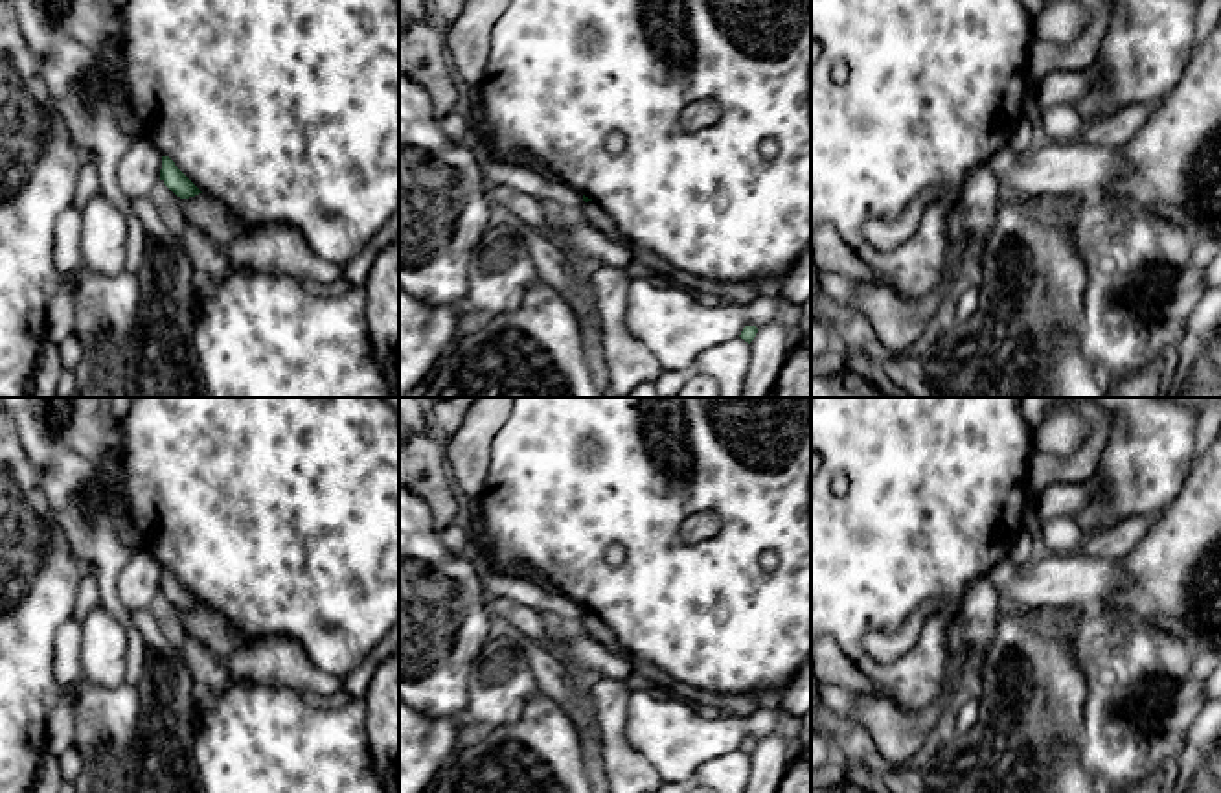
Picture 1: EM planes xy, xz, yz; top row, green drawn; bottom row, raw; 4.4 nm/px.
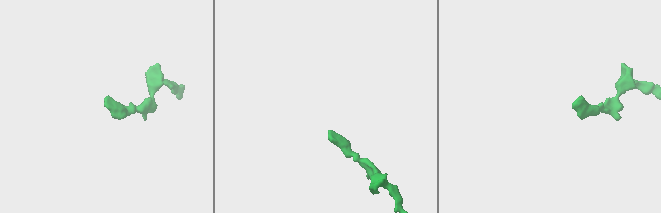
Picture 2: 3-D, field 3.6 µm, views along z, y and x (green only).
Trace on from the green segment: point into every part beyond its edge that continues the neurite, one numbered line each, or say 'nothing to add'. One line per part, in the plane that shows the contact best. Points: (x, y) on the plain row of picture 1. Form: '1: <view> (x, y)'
nothing to add

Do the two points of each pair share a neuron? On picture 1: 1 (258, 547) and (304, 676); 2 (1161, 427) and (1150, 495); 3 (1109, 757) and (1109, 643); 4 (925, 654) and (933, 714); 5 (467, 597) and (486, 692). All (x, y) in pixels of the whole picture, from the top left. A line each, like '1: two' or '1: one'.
1: two
2: one
3: one
4: two
5: two

